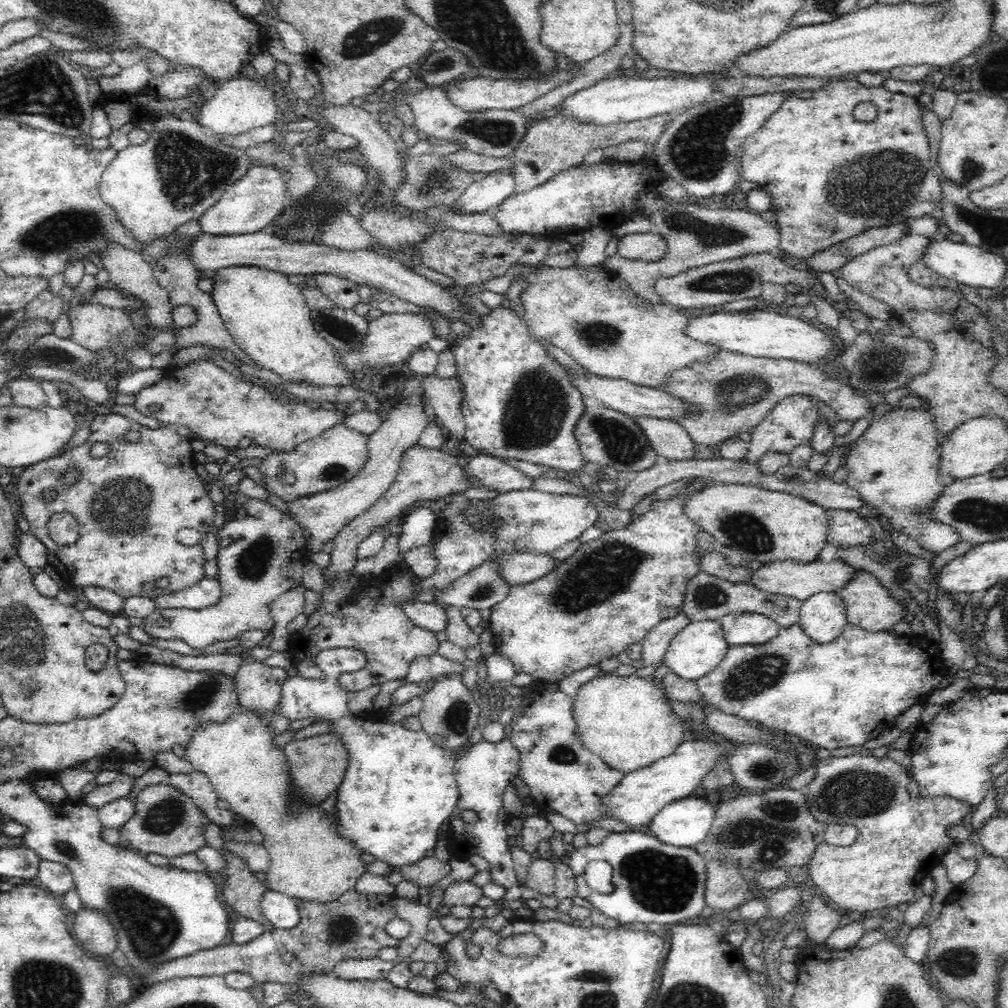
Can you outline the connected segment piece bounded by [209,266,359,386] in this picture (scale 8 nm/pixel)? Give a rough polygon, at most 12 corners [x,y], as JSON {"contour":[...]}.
{"contour":[[217,270],[209,293],[260,367],[356,385],[288,275]]}

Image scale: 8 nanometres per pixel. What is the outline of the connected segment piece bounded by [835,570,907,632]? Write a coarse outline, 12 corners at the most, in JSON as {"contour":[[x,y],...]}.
{"contour":[[854,570],[835,594],[847,622],[886,631],[907,619],[873,574]]}

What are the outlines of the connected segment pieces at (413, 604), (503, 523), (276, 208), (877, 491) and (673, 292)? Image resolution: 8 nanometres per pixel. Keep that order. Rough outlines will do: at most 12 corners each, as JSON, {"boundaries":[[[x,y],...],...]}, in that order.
{"boundaries":[[[418,600],[397,606],[416,626],[440,632],[446,626],[443,607]],[[532,488],[469,499],[467,526],[550,554],[598,517],[594,501]],[[254,163],[202,212],[206,234],[265,230],[284,208],[277,167]],[[880,409],[845,483],[922,549],[962,537],[929,512],[940,440],[921,409]],[[739,258],[656,278],[658,301],[687,312],[759,298]]]}

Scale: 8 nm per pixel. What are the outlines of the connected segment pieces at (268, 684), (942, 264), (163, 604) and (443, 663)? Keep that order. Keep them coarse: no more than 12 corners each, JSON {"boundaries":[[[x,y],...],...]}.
{"boundaries":[[[249,660],[234,676],[239,708],[271,715],[293,669]],[[930,239],[918,261],[956,284],[998,288],[1006,261],[970,241]],[[215,578],[152,600],[163,609],[203,609],[221,596]],[[435,653],[414,658],[407,682],[449,673],[465,673],[464,666]]]}

